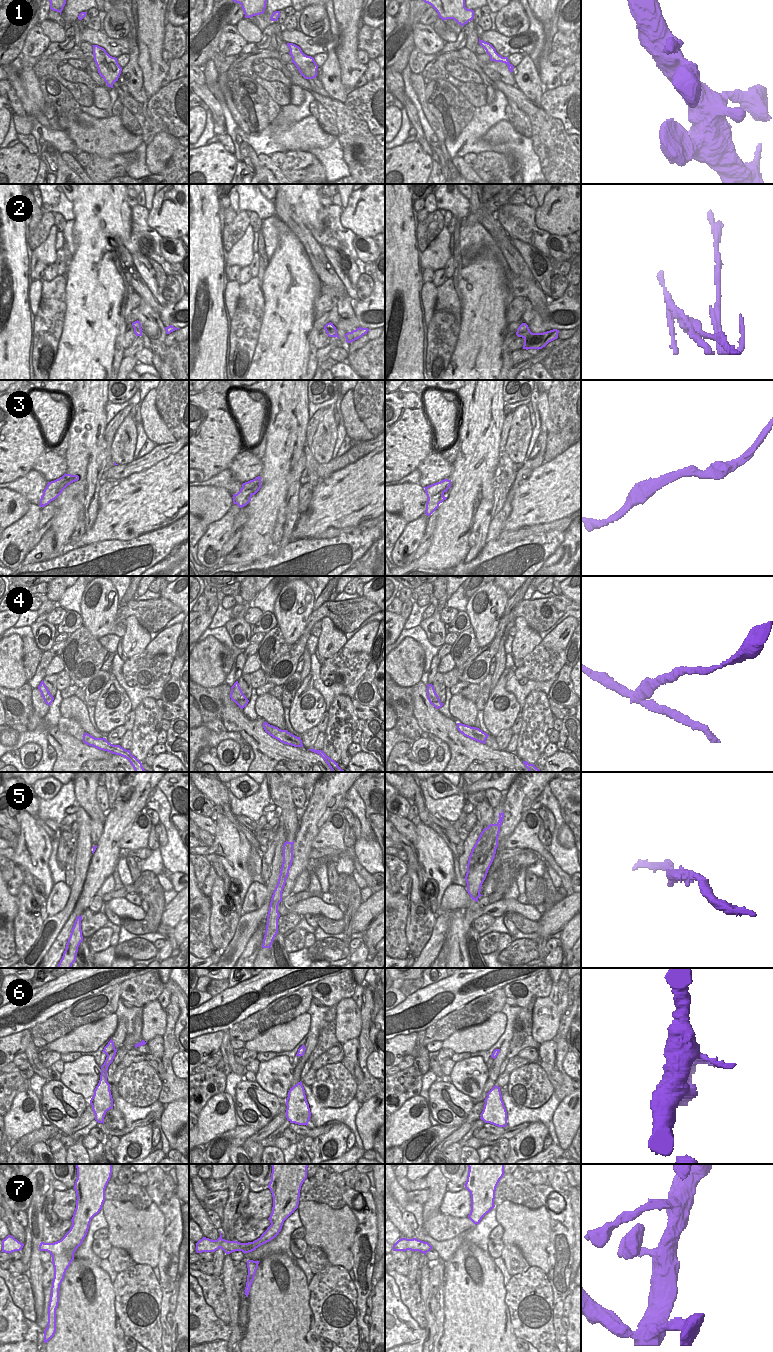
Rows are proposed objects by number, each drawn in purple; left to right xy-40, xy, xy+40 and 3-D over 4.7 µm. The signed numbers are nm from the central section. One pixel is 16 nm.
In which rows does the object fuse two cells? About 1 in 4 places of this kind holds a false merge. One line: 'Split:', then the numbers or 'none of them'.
Split: 2, 4.

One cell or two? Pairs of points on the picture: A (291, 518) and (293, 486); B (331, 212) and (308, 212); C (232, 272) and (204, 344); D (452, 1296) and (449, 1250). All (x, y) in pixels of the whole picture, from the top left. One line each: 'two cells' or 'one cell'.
A: one cell
B: two cells
C: two cells
D: two cells

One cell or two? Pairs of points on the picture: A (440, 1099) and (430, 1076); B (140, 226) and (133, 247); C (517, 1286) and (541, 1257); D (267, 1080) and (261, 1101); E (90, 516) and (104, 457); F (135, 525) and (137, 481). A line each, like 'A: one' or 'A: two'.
A: two
B: one
C: two
D: two
E: one
F: one

